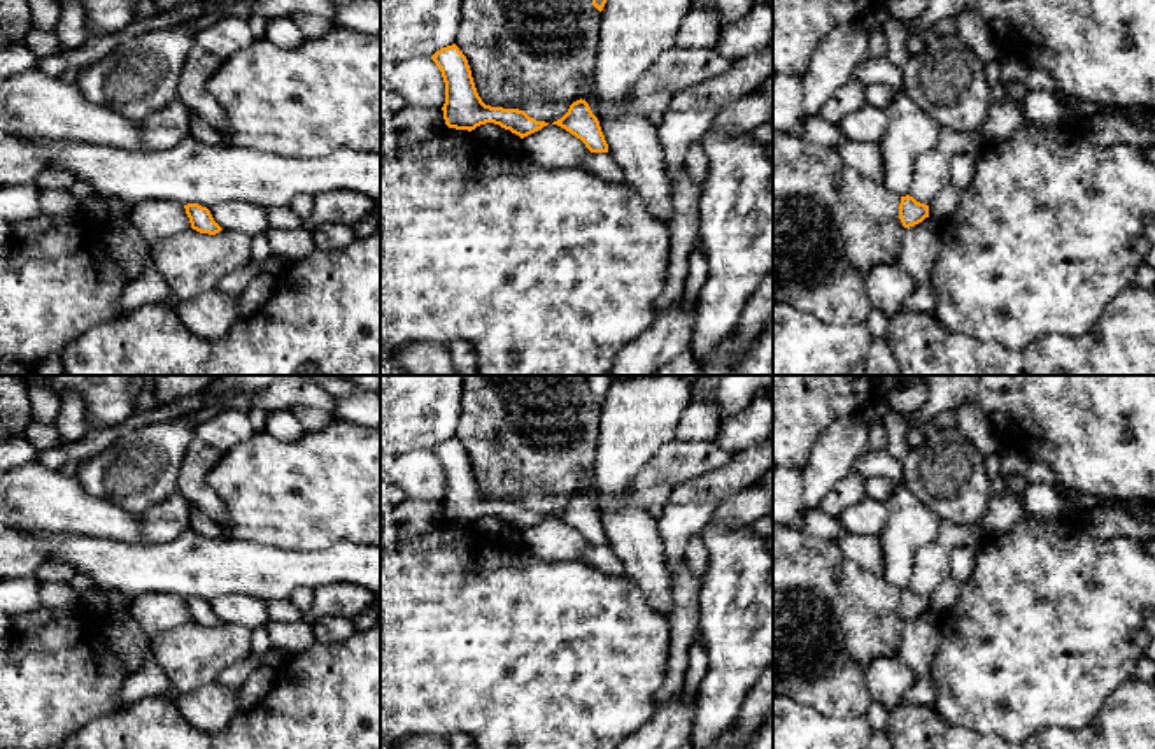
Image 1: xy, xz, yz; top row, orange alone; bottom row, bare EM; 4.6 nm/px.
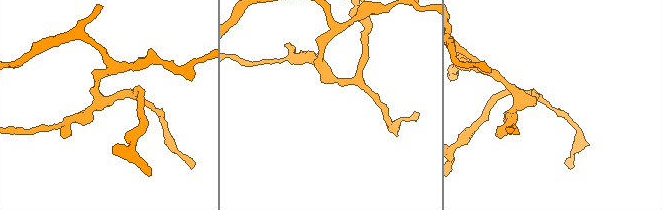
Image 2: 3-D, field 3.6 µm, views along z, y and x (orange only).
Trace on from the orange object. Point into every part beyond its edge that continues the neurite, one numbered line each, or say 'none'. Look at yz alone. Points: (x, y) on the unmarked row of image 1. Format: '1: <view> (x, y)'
none

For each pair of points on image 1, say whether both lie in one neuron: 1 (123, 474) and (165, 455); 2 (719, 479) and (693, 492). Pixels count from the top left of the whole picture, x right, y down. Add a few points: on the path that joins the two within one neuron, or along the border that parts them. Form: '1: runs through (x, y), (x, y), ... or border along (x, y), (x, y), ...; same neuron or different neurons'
1: runs through (134, 472), (155, 455); same neuron
2: runs through (712, 485), (700, 486); same neuron

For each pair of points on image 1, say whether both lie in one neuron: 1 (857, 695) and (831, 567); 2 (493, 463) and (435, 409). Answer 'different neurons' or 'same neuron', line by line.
1: same neuron
2: different neurons

